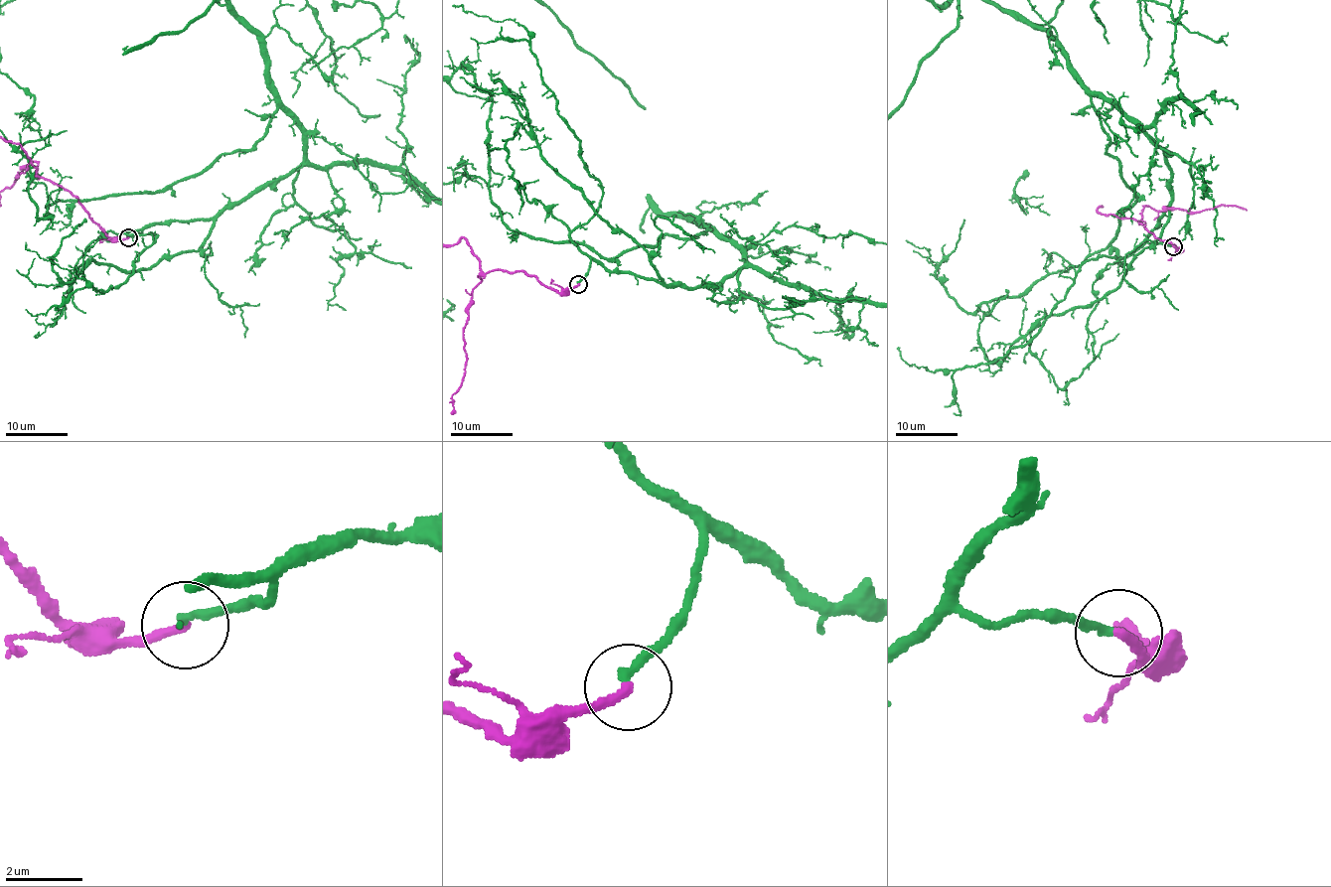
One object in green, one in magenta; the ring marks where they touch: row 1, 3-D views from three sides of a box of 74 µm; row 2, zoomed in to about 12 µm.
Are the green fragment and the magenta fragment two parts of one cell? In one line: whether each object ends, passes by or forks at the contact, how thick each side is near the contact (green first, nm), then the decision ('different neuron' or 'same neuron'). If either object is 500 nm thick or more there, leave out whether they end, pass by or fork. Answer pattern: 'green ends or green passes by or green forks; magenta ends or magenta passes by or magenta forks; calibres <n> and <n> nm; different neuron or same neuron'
green ends; magenta ends; calibres 240 and 240 nm; same neuron

